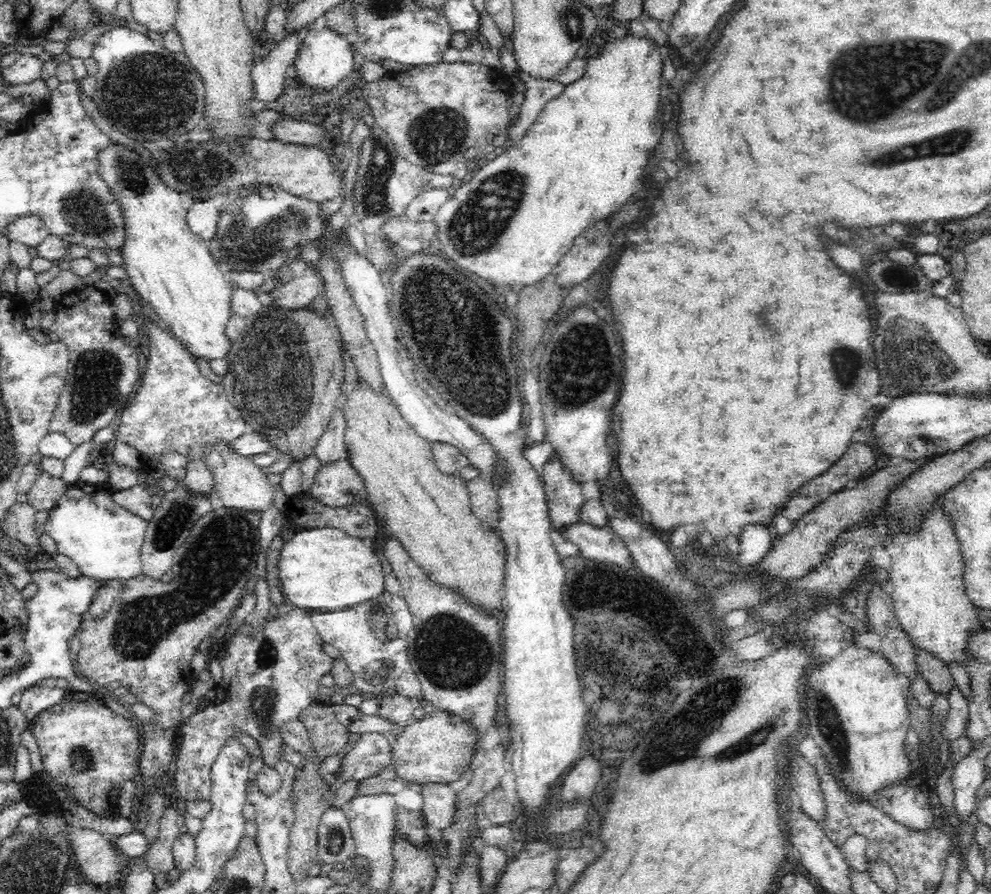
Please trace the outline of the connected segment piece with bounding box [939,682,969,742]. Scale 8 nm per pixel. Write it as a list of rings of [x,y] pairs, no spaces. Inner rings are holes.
[[[956,682],[950,687],[947,697],[950,711],[946,716],[946,726],[942,728],[942,737],[939,741],[944,739],[953,742],[965,735],[966,722],[969,718],[969,699],[966,699],[962,687]]]

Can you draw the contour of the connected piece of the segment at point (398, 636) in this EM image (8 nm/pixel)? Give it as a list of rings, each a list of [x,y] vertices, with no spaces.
[[[384,590],[355,607],[334,612],[313,609],[310,616],[323,642],[333,644],[340,650],[352,670],[352,684],[359,692],[392,691],[398,677],[410,670],[407,638],[414,621],[402,593]]]

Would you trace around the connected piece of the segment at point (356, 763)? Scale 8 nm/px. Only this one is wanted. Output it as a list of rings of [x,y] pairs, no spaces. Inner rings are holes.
[[[366,732],[342,758],[342,764],[330,784],[330,792],[324,797],[336,794],[337,788],[348,779],[360,779],[377,776],[390,768],[391,745],[384,734]]]

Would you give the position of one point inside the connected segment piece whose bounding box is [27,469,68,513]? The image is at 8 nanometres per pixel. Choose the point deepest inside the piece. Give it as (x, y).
(46, 490)

